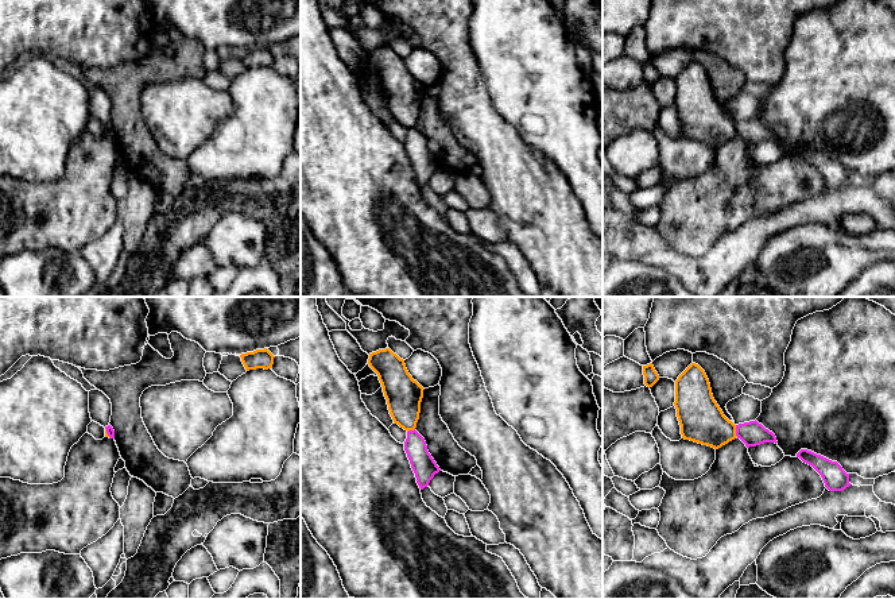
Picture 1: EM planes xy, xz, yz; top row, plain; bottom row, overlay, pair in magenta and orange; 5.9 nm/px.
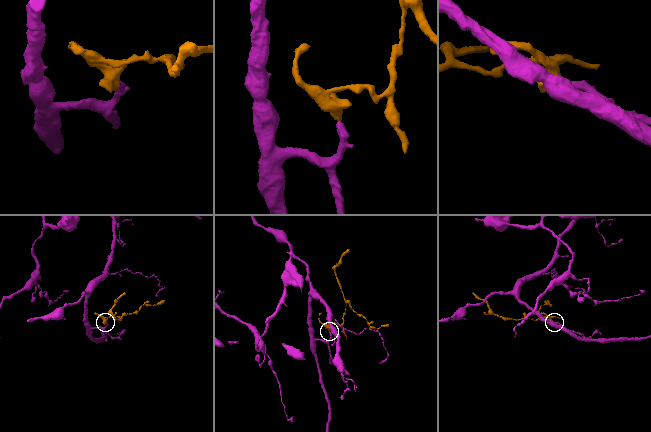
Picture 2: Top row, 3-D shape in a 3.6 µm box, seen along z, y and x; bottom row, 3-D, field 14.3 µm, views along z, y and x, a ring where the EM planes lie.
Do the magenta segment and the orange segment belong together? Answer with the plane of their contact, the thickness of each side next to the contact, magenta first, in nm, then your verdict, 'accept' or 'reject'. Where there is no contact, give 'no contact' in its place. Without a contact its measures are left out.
yz | 150/260 nm | reject

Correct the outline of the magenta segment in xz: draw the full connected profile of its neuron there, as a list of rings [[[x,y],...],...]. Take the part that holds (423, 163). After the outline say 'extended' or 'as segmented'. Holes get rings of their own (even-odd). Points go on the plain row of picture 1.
[[[415,127],[407,130],[404,148],[415,171],[416,181],[423,188],[441,167],[429,151],[425,136]]]; as segmented

